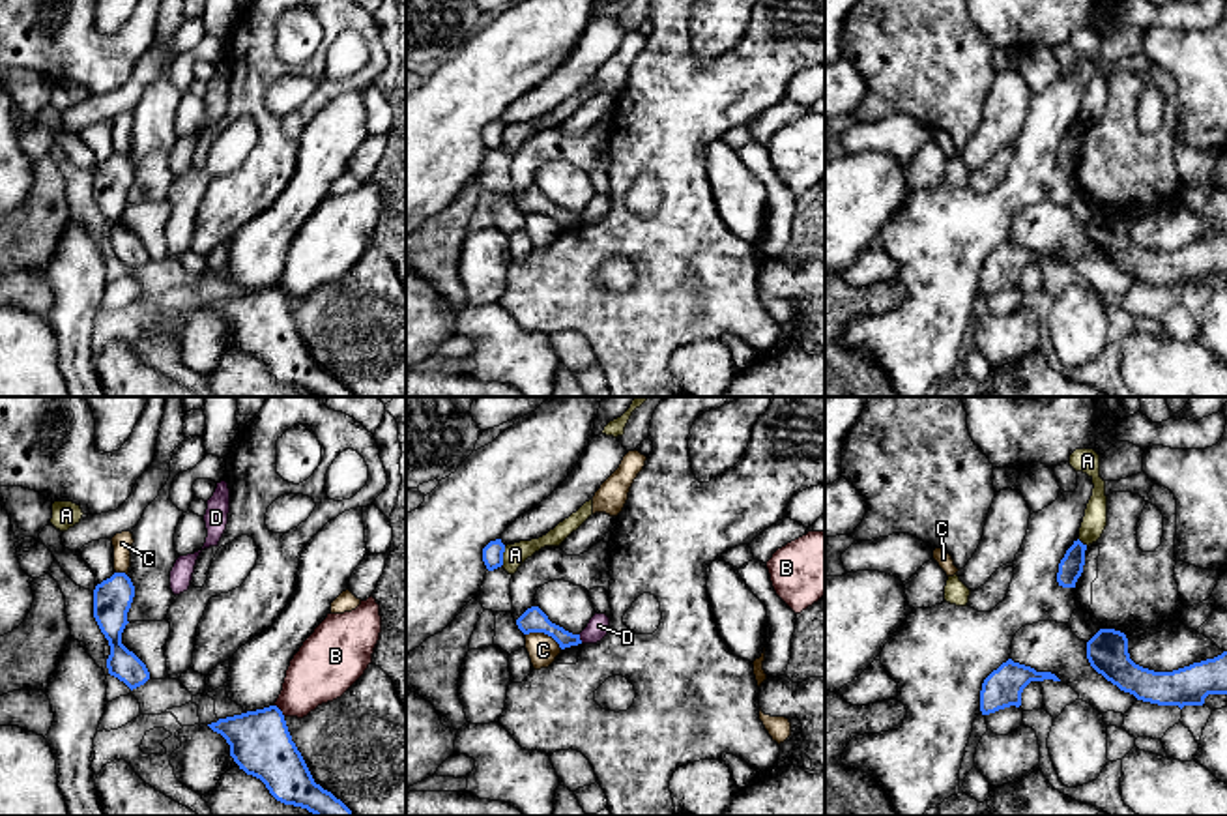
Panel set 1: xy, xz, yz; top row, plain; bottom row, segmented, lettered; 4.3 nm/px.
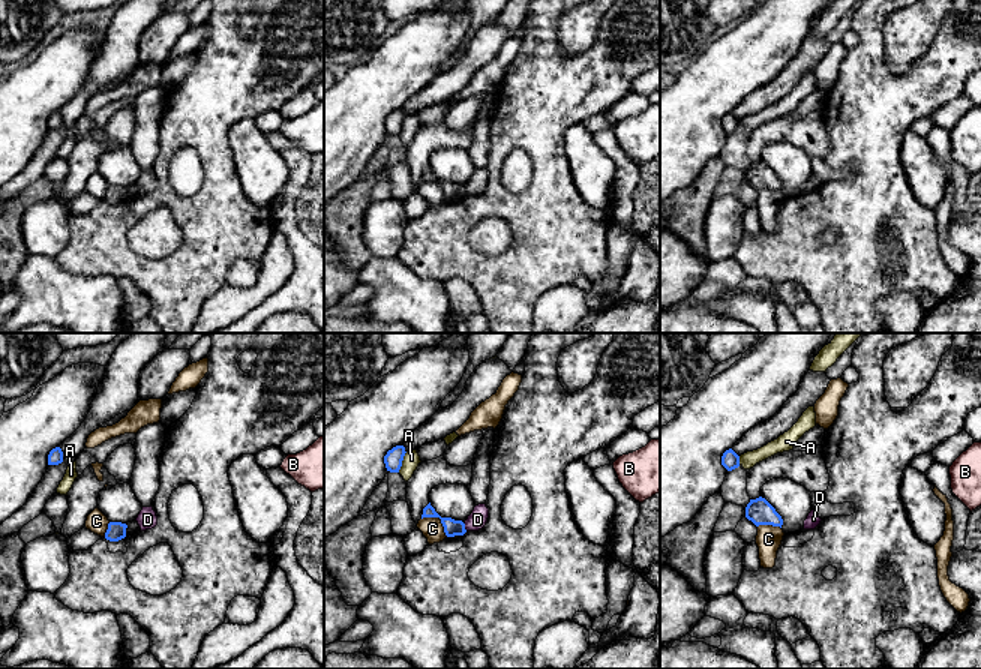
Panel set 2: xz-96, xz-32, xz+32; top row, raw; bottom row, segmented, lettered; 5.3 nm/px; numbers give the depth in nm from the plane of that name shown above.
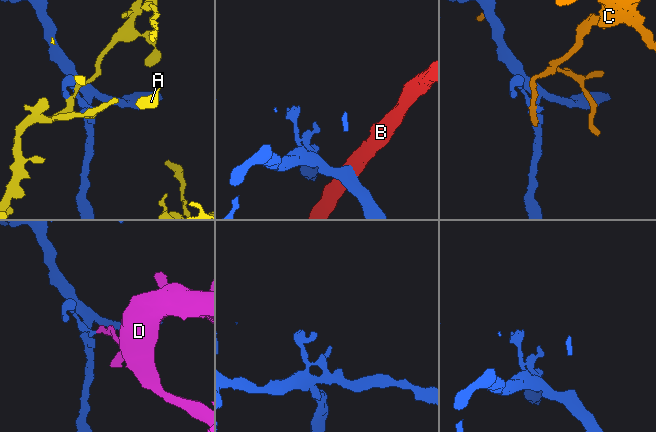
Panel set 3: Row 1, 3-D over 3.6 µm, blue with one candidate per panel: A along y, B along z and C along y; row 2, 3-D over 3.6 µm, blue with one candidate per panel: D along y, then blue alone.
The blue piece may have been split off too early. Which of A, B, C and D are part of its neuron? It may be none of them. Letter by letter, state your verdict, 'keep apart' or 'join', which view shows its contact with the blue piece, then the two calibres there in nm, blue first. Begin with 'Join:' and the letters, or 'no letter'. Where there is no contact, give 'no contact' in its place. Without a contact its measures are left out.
Join: no letter
A: keep apart; meets blue in xz; 100 nm thick on the blue side, 100 nm on the other
B: keep apart; meets blue in xy; 260 nm thick on the blue side, 280 nm on the other
C: keep apart; meets blue in xz; 110 nm thick on the blue side, 130 nm on the other
D: keep apart; meets blue in xz; 110 nm thick on the blue side, 90 nm on the other

